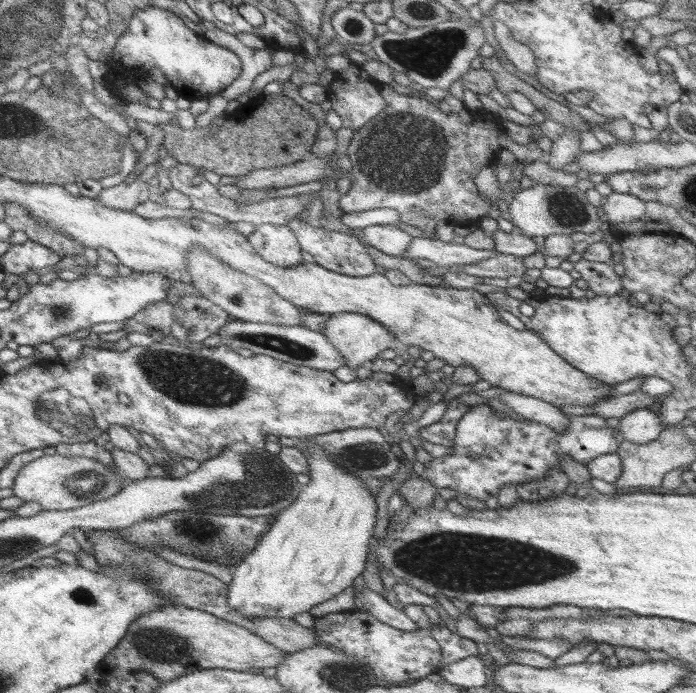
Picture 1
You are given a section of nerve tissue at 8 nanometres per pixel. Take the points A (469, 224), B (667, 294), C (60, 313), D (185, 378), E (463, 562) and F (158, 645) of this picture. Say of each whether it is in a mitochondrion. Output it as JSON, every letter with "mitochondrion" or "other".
{"A":"other","B":"other","C":"mitochondrion","D":"mitochondrion","E":"mitochondrion","F":"mitochondrion"}

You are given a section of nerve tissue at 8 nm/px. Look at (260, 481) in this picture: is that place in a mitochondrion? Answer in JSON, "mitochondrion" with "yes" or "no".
{"mitochondrion":"yes"}

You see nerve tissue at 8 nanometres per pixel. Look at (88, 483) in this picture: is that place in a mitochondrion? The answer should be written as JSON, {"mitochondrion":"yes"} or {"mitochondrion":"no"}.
{"mitochondrion":"yes"}

